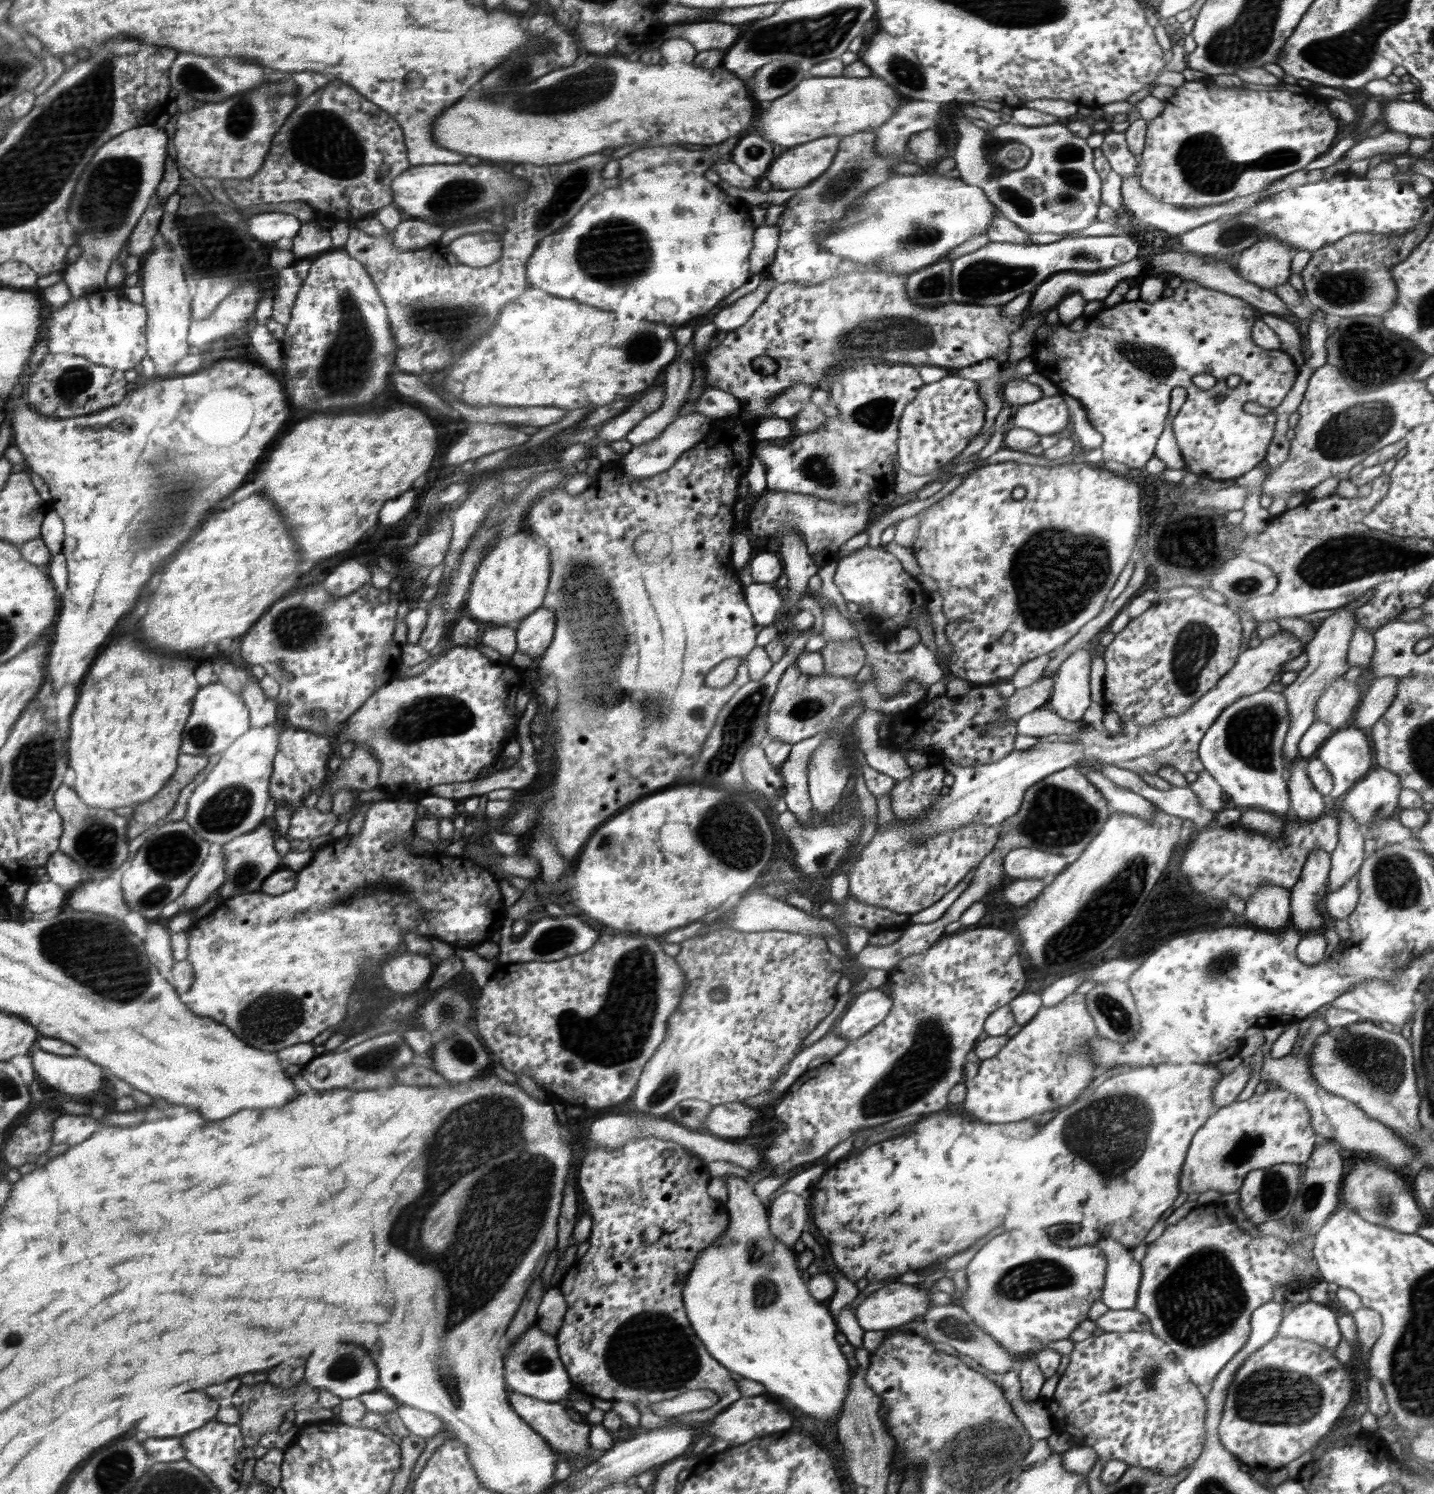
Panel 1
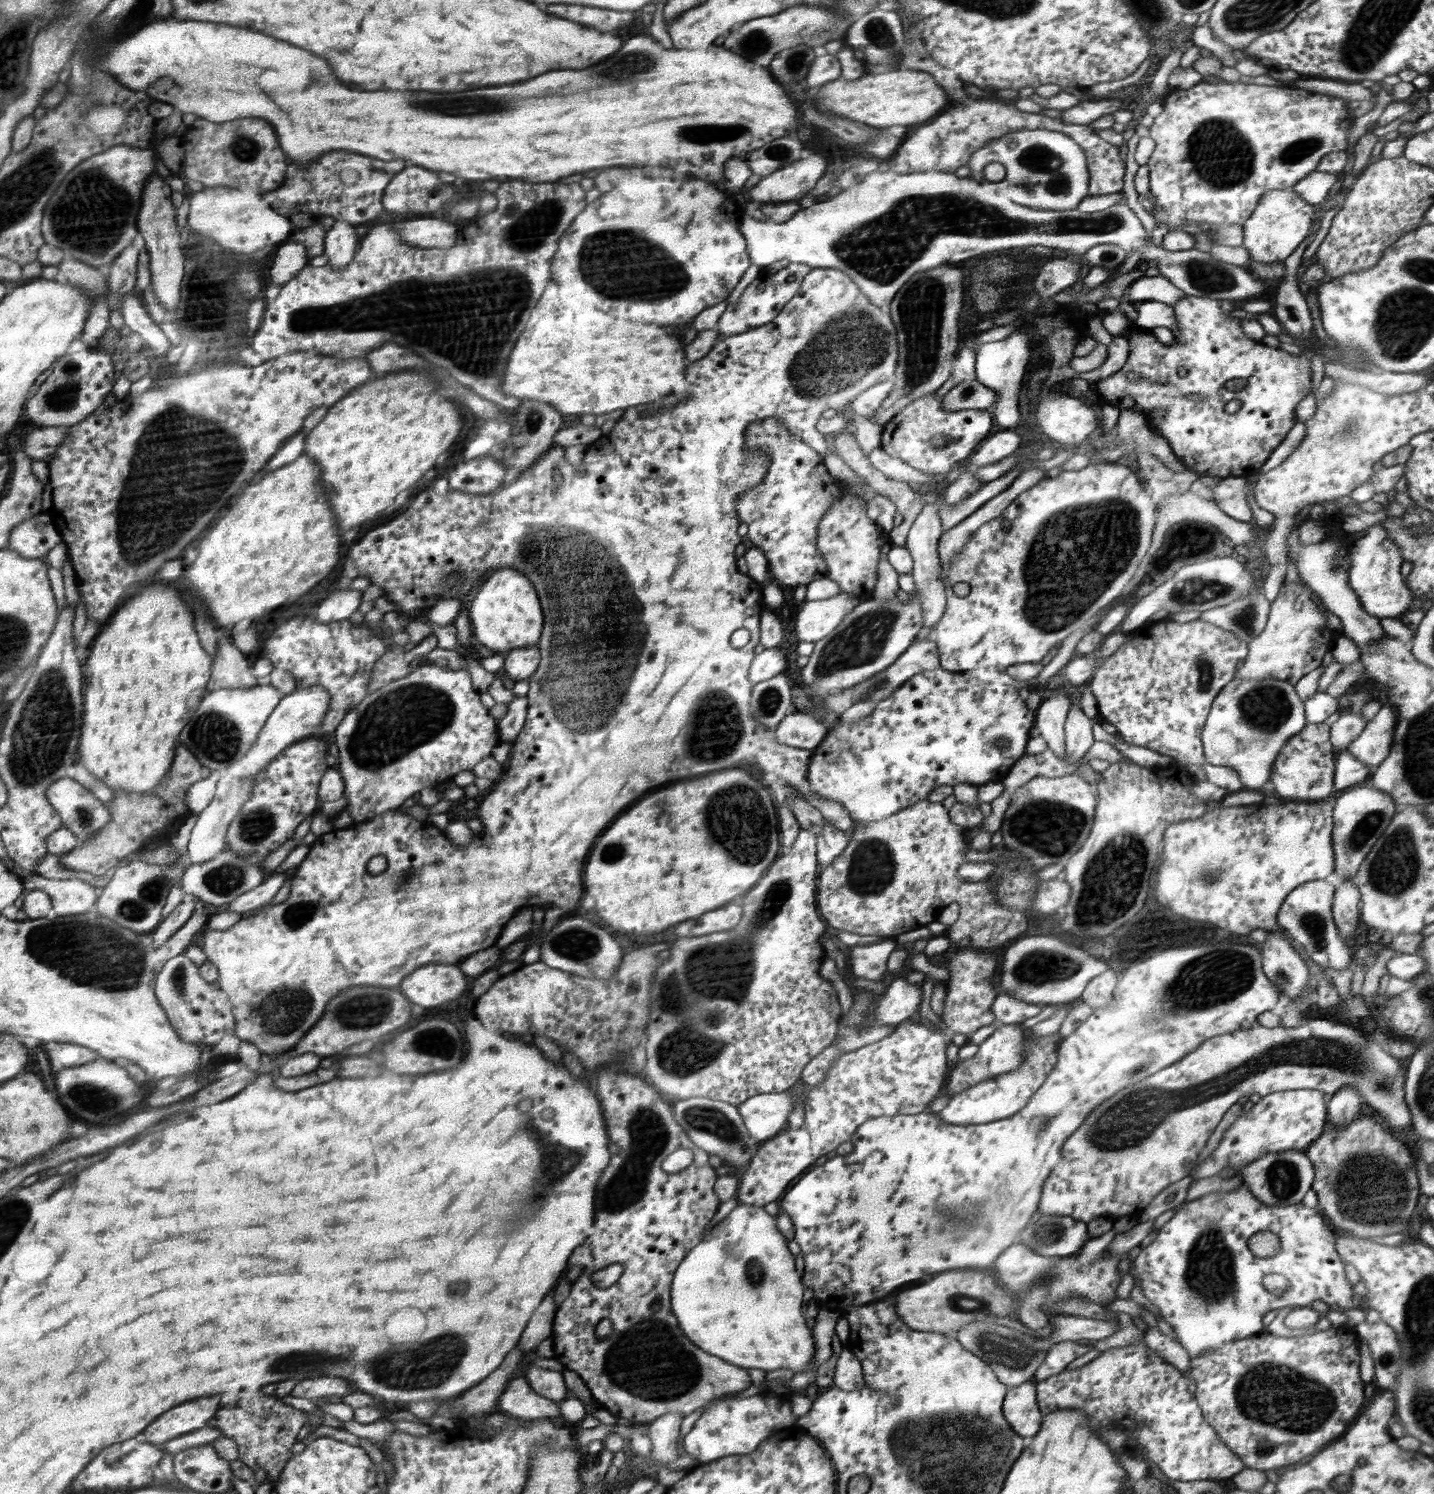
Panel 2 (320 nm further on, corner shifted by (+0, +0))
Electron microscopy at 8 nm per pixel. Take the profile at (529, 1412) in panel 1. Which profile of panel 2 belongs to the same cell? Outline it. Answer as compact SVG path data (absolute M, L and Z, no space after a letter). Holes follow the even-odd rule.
M526 1377L511 1380L500 1396L498 1410L523 1419L550 1418L556 1422L561 1416L558 1404L553 1399L538 1394Z

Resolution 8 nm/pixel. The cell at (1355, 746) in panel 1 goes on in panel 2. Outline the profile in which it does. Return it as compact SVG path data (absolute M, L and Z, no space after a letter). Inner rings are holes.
M1383 704L1373 720L1369 720L1364 730L1347 746L1346 751L1374 770L1390 752L1396 723L1395 708Z

